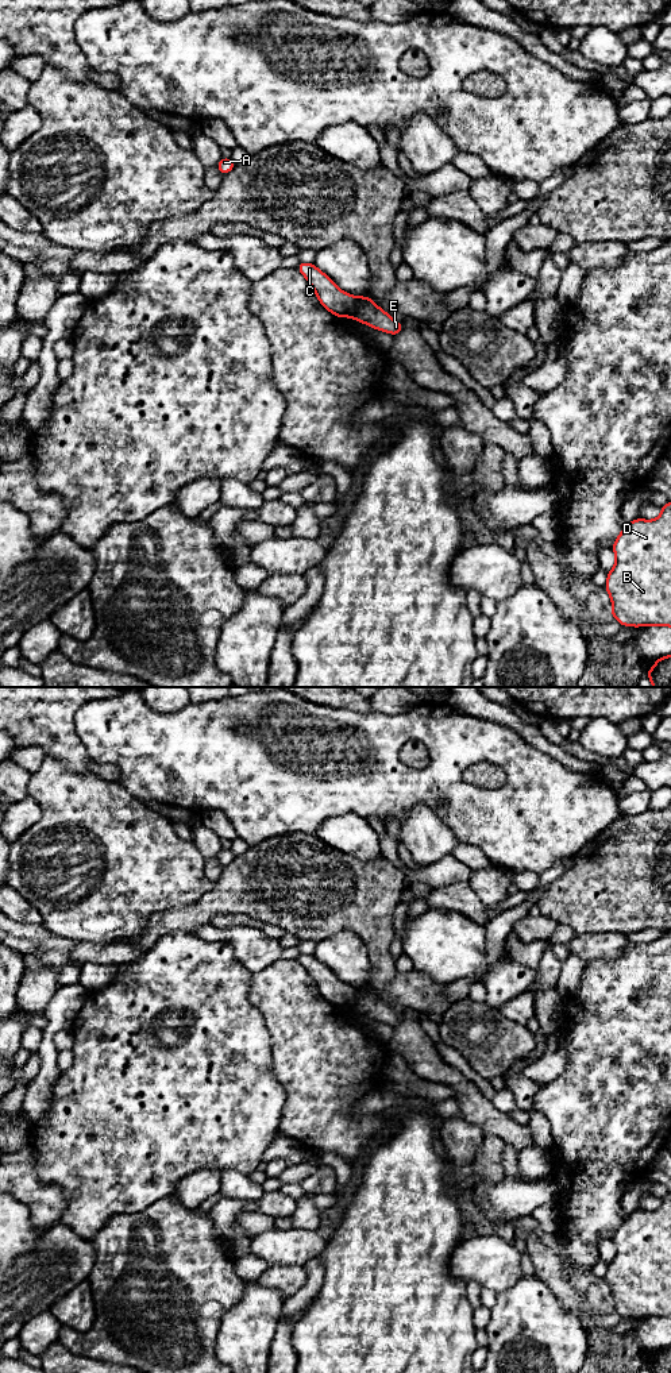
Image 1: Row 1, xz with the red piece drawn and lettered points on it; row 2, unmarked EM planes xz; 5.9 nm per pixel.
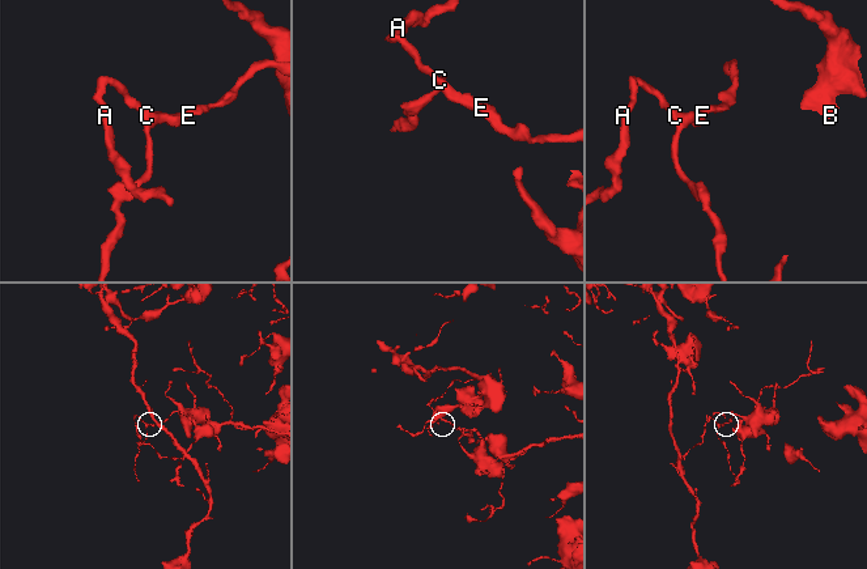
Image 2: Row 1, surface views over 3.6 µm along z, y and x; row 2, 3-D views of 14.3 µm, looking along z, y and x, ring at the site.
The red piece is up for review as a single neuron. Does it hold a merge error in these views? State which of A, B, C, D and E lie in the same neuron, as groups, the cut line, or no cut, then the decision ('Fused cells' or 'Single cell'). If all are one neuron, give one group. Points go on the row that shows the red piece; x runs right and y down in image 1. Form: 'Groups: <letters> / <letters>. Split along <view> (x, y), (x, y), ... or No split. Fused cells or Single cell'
Groups: A C / B D E. Split along xz (357, 297), (354, 311), (349, 316). Fused cells

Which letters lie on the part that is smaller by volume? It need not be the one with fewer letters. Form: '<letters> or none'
A, C

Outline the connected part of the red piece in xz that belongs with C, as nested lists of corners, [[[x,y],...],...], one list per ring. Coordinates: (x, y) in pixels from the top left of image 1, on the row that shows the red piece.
[[[300,262],[297,270],[306,278],[319,302],[336,317],[350,317],[355,309],[356,297],[340,290],[336,284],[315,263]]]

